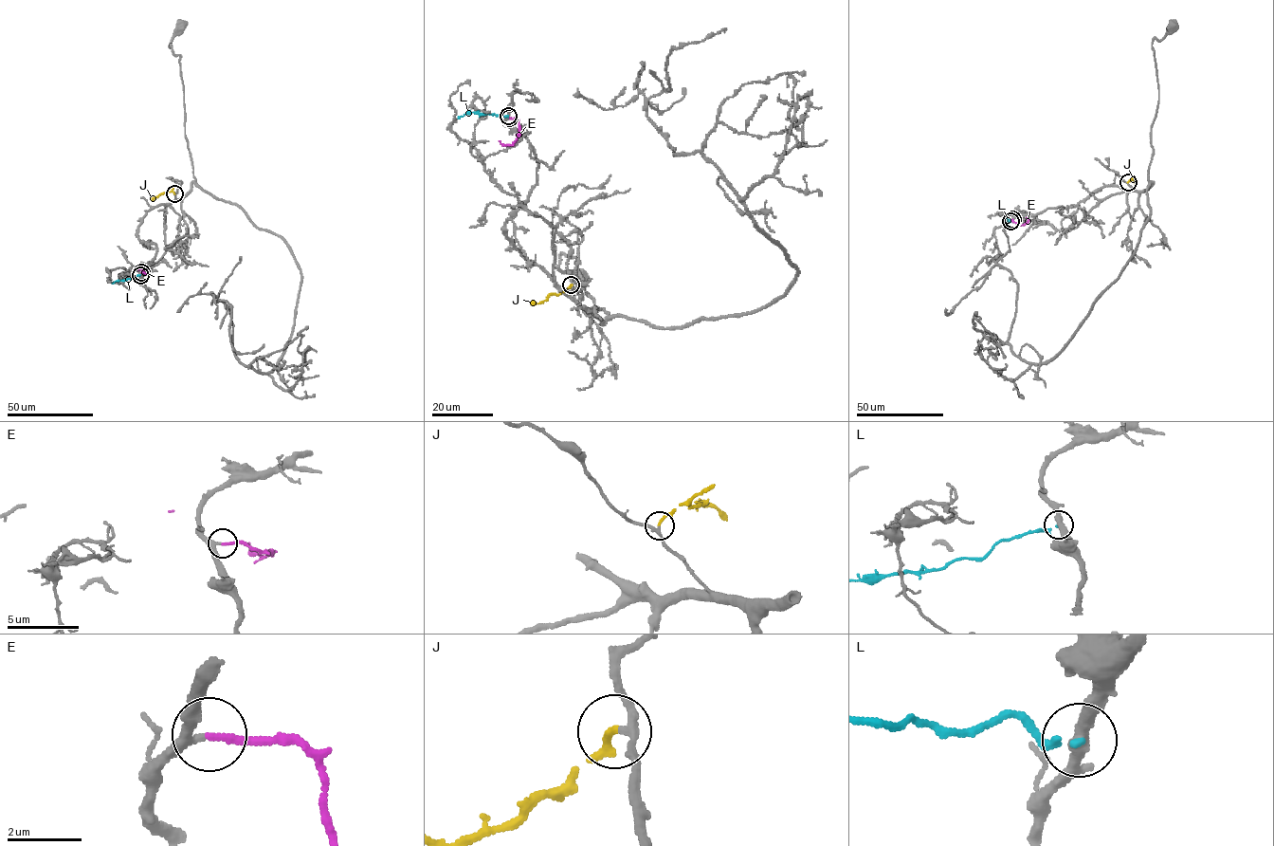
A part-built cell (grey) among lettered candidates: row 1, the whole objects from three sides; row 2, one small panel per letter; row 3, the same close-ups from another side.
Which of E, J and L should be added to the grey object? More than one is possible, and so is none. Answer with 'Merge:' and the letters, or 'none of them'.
Merge: E, J

